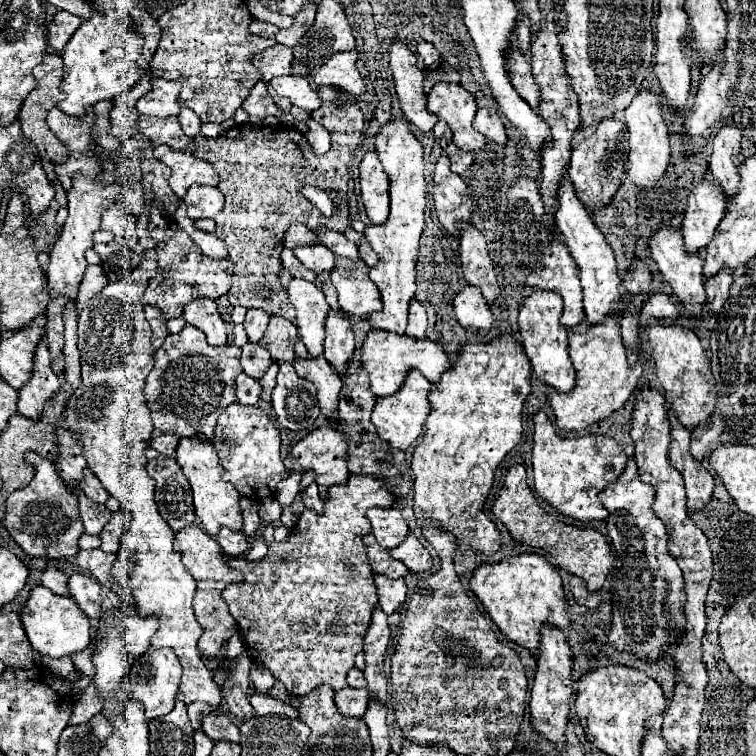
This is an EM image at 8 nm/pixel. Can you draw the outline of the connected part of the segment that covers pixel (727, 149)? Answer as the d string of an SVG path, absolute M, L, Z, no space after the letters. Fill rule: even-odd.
M724 124L718 128L712 142L710 172L720 182L726 196L738 192L738 154L740 154L742 128L736 124Z

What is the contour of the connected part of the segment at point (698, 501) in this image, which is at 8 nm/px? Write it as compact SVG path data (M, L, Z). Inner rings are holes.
M668 410L668 420L672 426L672 444L670 444L670 462L672 466L682 474L686 484L686 496L688 496L688 508L700 510L714 492L714 478L712 474L690 454L690 436L692 432L678 422L678 418L672 418L674 412Z

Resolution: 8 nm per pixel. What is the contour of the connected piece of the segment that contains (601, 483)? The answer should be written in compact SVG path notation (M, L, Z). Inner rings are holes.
M538 410L534 414L534 448L532 448L534 488L544 500L548 500L552 506L556 506L560 514L572 516L572 518L582 520L582 522L606 520L608 512L600 504L598 492L602 492L610 482L614 482L620 476L624 464L626 464L626 454L624 454L624 448L616 440L612 440L608 436L600 436L600 434L586 434L586 436L578 436L578 438L566 438L566 436L556 432L554 424L550 422L550 418L546 416L544 410Z

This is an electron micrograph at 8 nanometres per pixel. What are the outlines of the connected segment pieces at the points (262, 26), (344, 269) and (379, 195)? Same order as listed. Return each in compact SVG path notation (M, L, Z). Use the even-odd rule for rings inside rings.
M252 20L250 22L250 34L256 34L256 36L262 36L262 38L274 38L276 34L276 28L268 22L260 22L260 20Z
M340 258L332 268L332 284L338 292L338 304L354 316L370 316L382 308L380 292L368 278L368 266L360 258Z
M368 152L360 162L360 194L372 224L384 224L388 218L388 176L382 170L376 152Z

